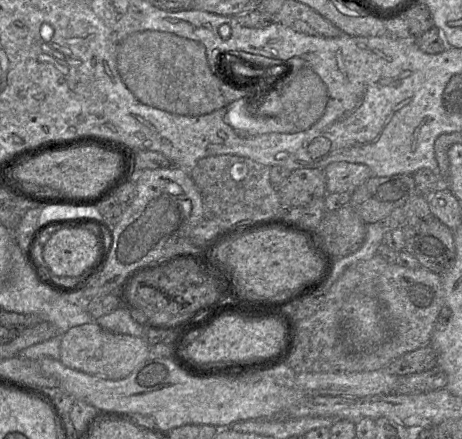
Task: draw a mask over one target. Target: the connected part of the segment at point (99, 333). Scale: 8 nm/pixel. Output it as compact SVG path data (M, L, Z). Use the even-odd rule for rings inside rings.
M95 321L72 327L61 335L59 360L66 367L98 377L112 380L125 378L150 357L151 346L145 338L110 332Z

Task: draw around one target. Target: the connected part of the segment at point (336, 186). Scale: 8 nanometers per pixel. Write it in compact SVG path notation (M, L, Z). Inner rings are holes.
M333 162L325 169L328 193L353 193L357 187L373 176L370 168L361 163Z

